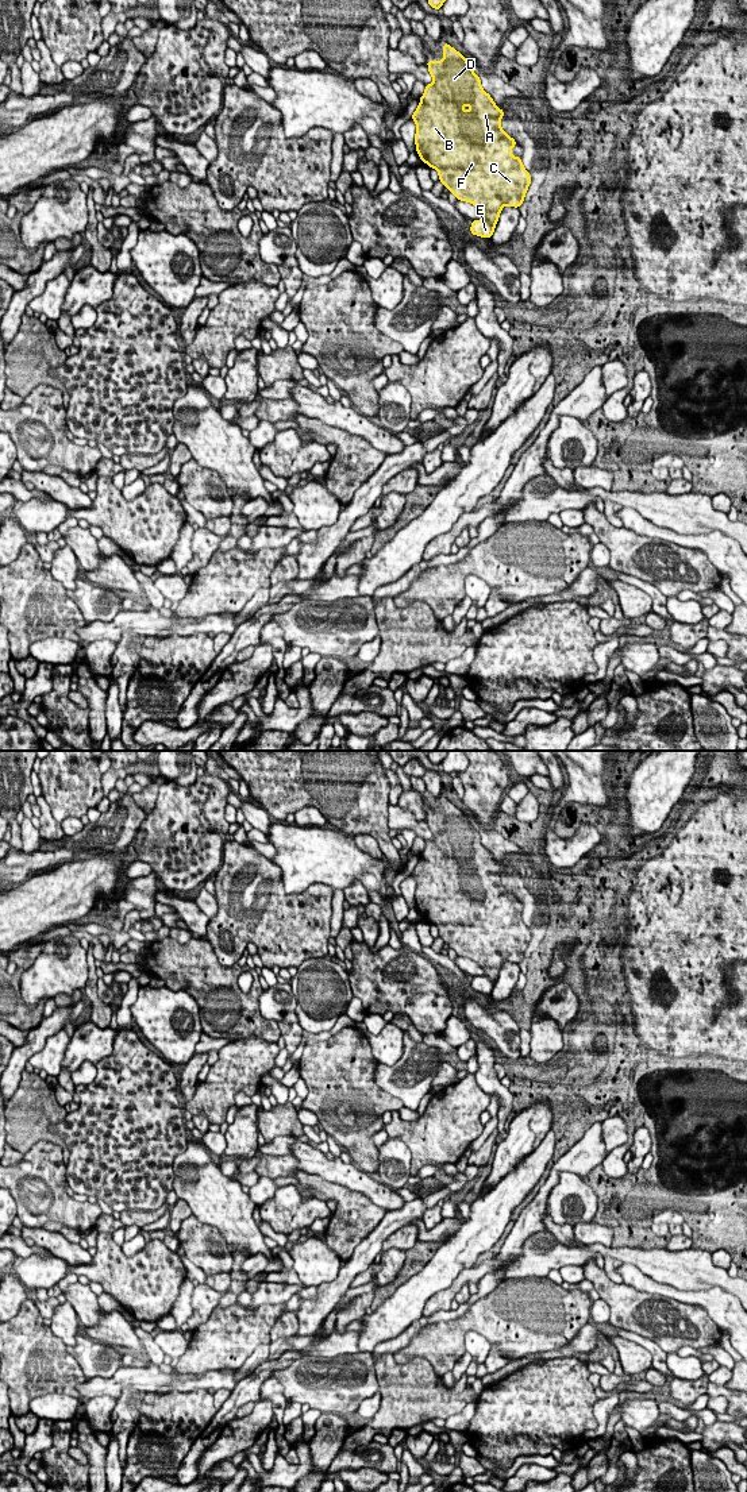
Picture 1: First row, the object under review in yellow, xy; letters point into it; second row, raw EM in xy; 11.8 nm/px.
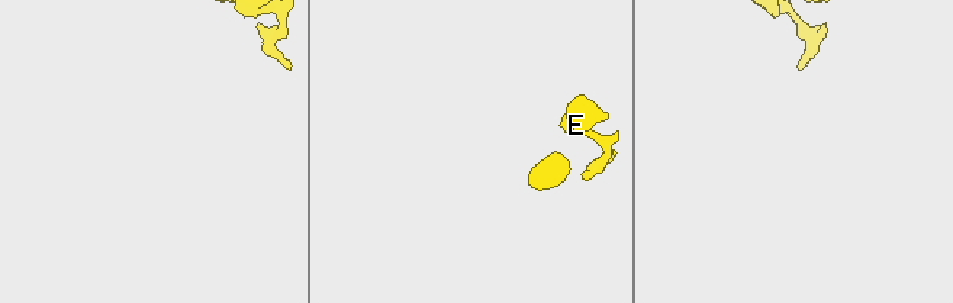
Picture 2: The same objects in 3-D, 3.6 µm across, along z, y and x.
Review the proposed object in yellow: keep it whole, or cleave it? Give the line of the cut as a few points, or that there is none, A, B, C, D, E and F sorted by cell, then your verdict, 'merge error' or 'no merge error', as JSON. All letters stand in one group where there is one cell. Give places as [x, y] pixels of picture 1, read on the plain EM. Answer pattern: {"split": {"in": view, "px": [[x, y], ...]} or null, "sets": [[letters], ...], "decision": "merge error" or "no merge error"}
{"split": {"in": "xy", "px": [[484, 974], [495, 982]]}, "sets": [["A", "B", "C", "D", "F"], ["E"]], "decision": "merge error"}

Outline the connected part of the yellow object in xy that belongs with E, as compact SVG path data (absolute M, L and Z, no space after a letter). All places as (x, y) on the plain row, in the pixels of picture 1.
M478 975L478 976L473 976L470 988L481 994L492 994L494 988L494 983L496 982L488 979L485 975L484 976Z

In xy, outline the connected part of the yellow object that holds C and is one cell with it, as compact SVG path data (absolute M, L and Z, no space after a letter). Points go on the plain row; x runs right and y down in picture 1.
M443 799L443 816L427 817L427 822L434 838L426 841L411 874L416 879L416 909L438 928L439 937L448 948L459 957L475 961L484 975L496 982L503 963L519 964L531 941L531 930L521 914L512 911L512 903L517 899L501 884L505 870L482 845L467 816L448 799Z

